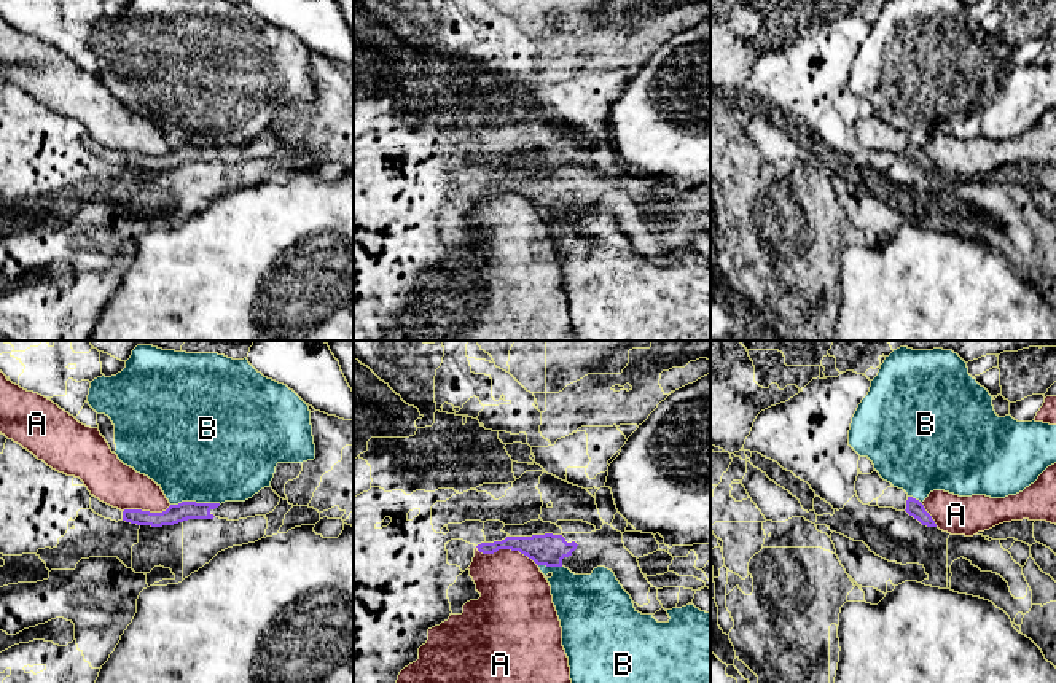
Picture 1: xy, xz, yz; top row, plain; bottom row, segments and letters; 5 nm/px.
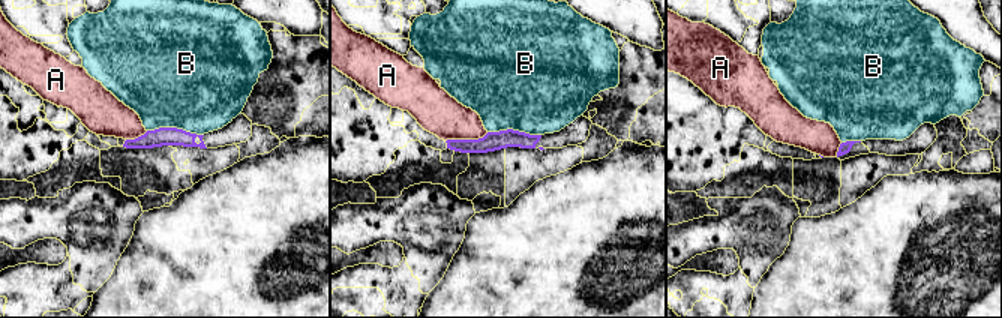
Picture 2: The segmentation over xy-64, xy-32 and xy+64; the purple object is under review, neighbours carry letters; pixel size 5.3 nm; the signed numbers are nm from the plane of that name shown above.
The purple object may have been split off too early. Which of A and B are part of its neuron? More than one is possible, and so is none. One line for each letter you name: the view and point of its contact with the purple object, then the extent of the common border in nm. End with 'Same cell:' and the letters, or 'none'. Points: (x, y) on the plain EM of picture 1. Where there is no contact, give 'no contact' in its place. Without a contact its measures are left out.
Same cell: none

